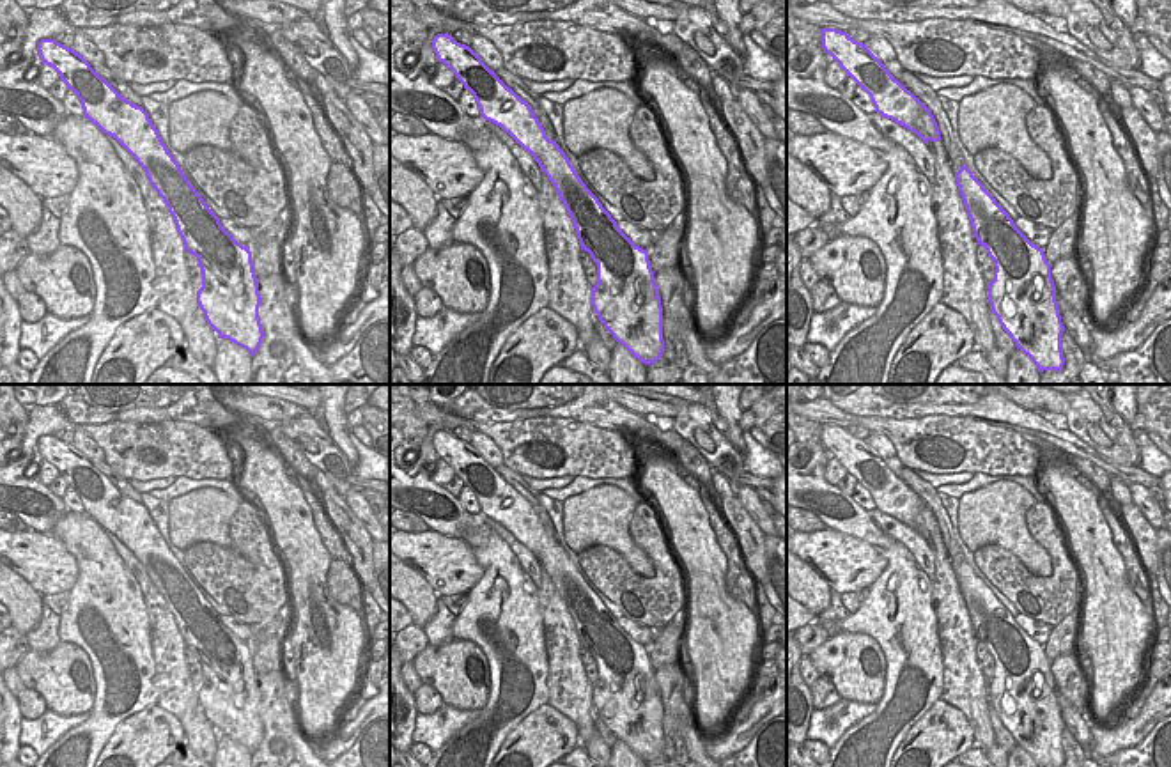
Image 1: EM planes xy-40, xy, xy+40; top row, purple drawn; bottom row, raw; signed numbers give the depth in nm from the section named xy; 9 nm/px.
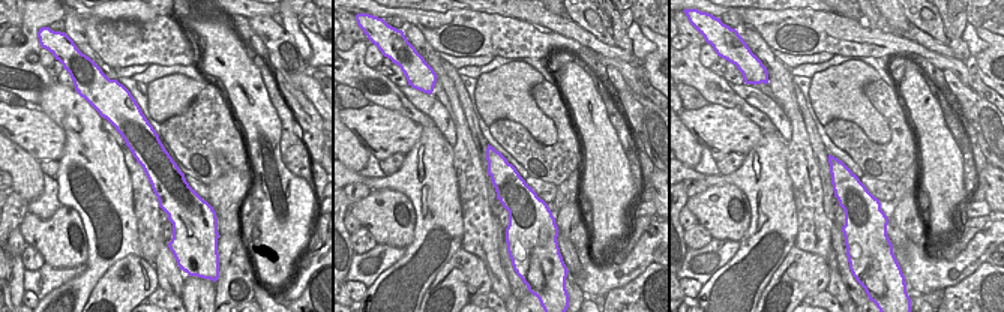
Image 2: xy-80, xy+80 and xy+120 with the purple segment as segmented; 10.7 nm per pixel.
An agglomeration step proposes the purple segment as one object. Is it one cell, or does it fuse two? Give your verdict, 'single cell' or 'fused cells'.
single cell

